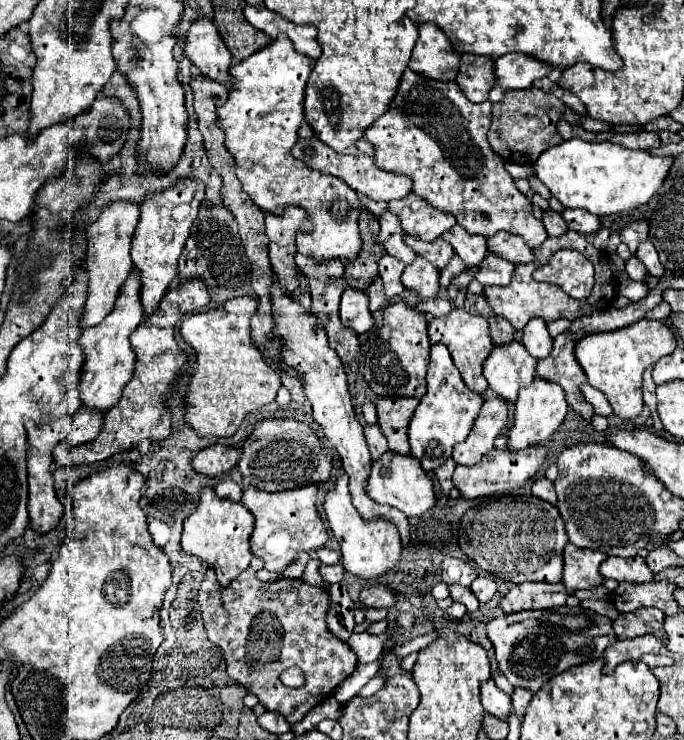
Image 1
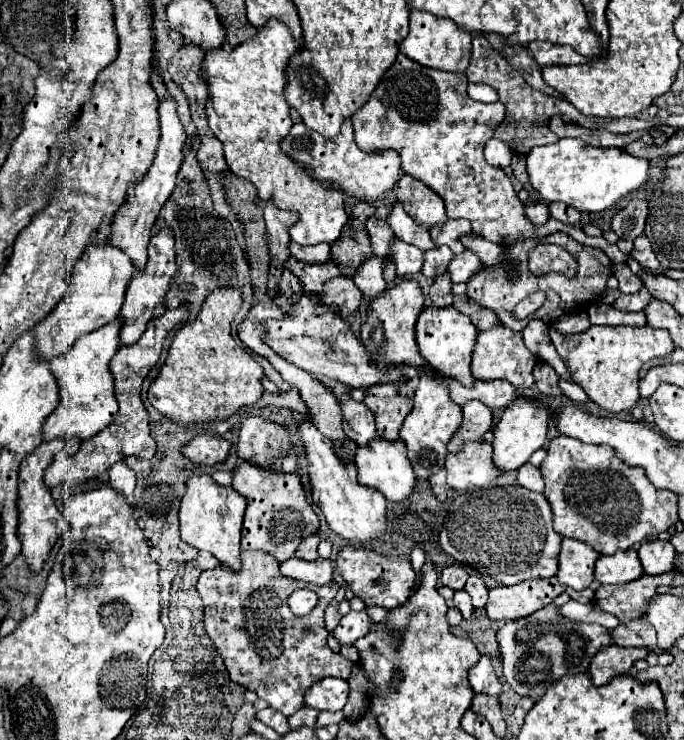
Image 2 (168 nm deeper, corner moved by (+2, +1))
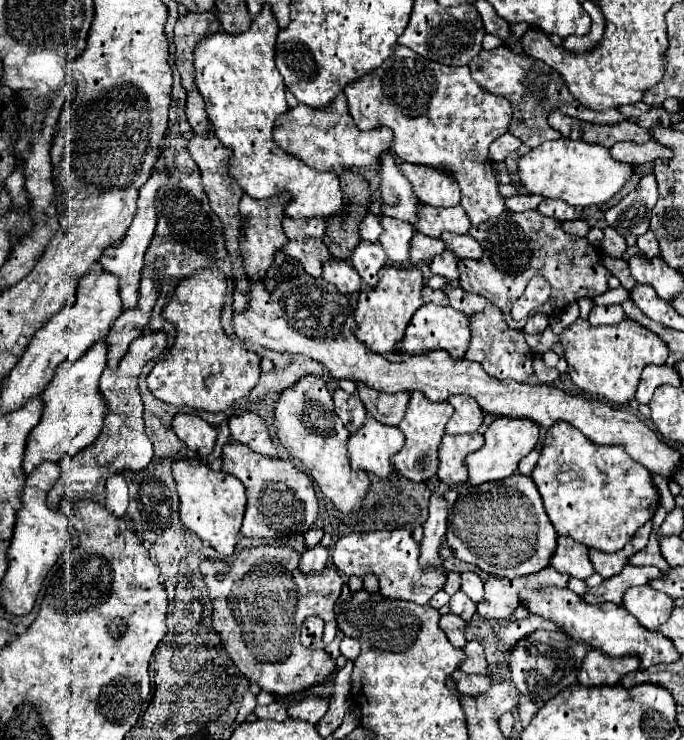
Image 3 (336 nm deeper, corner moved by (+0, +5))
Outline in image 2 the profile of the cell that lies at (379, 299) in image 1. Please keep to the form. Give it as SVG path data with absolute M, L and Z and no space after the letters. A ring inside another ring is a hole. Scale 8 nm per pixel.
M370 257L366 259L360 269L356 271L356 277L354 277L354 283L358 285L358 289L368 297L368 299L374 299L378 297L386 287L386 279L384 279L384 265L386 265L386 257Z

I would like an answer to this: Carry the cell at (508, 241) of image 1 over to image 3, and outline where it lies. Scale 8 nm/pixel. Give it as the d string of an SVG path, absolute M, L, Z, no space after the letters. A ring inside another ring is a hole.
M448 231L442 233L442 241L452 249L460 259L480 259L482 245L472 235L450 235Z

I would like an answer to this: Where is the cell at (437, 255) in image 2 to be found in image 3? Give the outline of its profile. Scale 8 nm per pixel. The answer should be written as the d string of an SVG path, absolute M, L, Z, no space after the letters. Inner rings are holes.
M416 233L410 241L410 261L414 265L430 263L430 259L434 259L434 255L440 255L442 251L446 251L446 243L442 243L442 239L434 239L434 237Z

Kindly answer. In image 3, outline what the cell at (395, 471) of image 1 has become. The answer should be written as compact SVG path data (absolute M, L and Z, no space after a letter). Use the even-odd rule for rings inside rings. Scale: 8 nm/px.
M366 419L362 429L350 435L348 451L350 463L356 471L374 473L378 477L388 477L396 469L390 461L404 445L404 435L398 427L386 427L376 419Z

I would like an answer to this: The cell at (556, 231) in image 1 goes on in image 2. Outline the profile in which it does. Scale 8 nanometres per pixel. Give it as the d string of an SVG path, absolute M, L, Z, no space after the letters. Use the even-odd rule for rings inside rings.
M546 203L524 205L524 213L526 213L526 219L530 219L530 221L532 221L532 223L536 223L536 225L544 225L544 223L550 219Z

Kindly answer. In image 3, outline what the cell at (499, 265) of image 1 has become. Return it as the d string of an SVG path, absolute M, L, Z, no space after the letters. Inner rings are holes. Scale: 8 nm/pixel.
M444 251L442 255L436 255L430 263L430 269L434 275L444 275L448 279L458 279L458 257L452 251Z

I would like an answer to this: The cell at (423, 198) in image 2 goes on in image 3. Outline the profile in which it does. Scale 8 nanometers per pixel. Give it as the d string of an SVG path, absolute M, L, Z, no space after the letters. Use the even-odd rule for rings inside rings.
M410 163L402 165L402 173L412 183L420 203L434 207L456 207L460 203L460 187L446 173Z

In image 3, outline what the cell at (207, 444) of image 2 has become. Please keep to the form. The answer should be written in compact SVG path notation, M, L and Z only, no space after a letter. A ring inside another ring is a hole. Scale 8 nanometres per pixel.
M178 413L172 421L172 429L188 449L200 455L210 455L214 451L218 431L196 413Z

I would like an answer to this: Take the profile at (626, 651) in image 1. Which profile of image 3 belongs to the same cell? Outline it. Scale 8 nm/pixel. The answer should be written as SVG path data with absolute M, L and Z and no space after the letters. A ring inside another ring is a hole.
M590 651L586 655L578 683L584 687L594 685L616 685L626 673L638 669L638 655L624 655L618 659L610 659L610 655L602 655L602 651Z

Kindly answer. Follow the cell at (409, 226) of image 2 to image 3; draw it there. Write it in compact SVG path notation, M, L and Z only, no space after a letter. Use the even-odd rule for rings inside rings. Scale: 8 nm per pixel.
M390 153L382 155L382 169L380 169L380 189L382 189L382 213L394 219L408 221L414 231L418 223L418 207L420 201L416 199L410 181L398 169L394 157Z

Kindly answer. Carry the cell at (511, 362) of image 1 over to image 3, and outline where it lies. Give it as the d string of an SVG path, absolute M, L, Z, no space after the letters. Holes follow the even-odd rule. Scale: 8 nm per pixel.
M488 305L482 313L470 317L470 331L472 331L472 339L470 339L470 347L466 351L466 359L478 361L490 377L514 379L520 383L530 381L530 377L534 375L534 369L532 369L534 353L528 347L524 333L520 329L510 329L506 325L504 315L502 315L502 311L498 311L498 307Z

